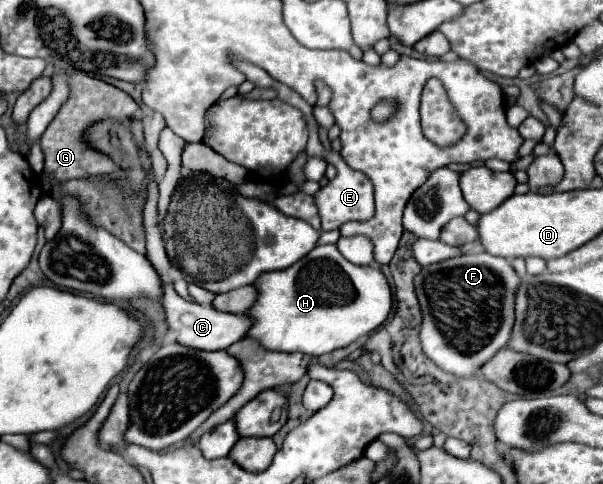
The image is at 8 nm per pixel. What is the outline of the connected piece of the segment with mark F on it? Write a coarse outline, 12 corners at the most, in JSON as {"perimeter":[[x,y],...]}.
{"perimeter":[[509,260],[421,268],[423,352],[473,376],[511,336]]}

